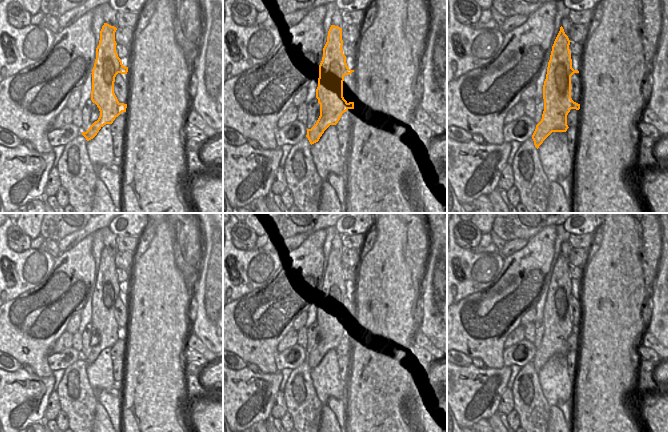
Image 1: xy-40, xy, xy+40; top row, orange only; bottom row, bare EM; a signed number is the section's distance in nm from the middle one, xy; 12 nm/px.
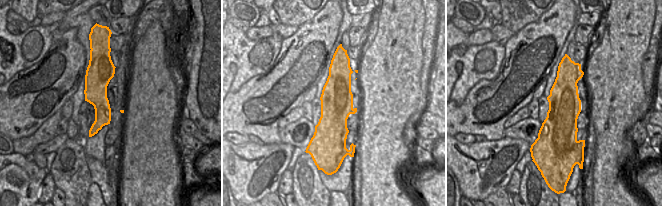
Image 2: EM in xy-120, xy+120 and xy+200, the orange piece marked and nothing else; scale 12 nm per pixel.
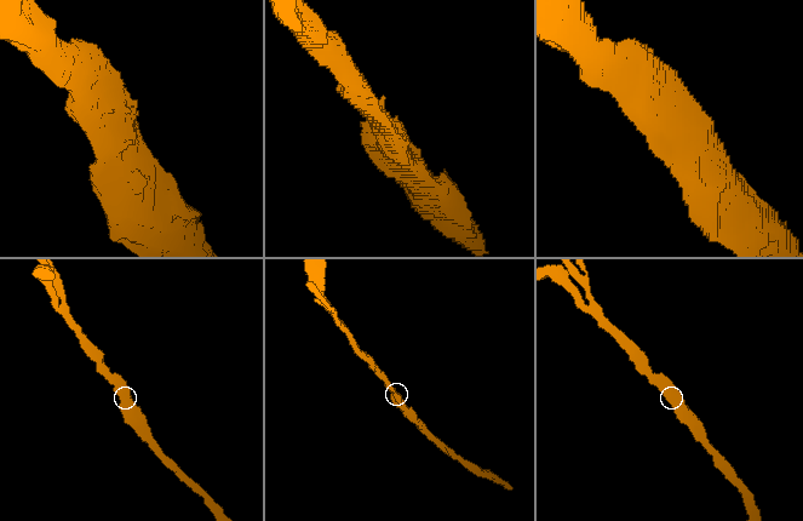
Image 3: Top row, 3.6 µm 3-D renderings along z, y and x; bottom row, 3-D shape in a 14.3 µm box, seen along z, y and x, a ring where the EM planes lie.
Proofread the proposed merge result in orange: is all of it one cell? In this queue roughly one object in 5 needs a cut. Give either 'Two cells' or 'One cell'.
One cell

